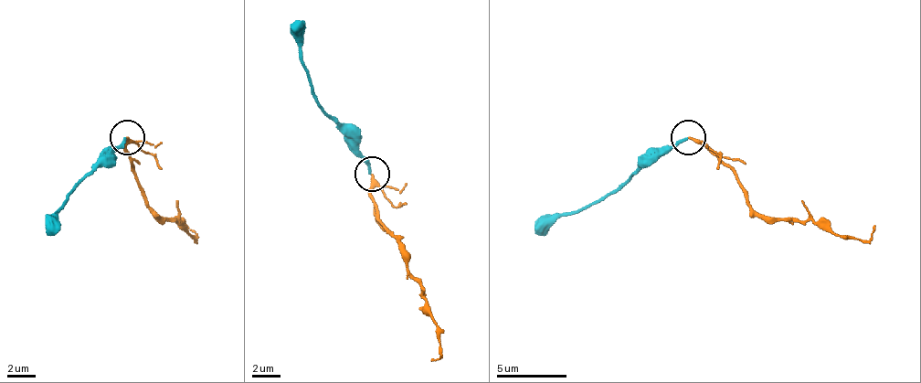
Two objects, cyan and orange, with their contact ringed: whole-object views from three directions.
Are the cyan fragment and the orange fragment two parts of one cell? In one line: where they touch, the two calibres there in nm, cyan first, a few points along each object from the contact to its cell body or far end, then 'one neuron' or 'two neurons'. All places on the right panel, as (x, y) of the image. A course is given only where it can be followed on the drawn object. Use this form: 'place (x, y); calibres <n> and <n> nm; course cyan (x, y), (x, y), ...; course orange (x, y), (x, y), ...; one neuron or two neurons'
place (688, 137); calibres 200 and 180 nm; course cyan (687, 138), (656, 153), (608, 194), (576, 211), (558, 211), (534, 232); course orange (687, 138), (698, 138), (729, 170), (761, 215), (827, 226), (837, 236), (855, 239), (869, 239), (875, 226); two neurons

